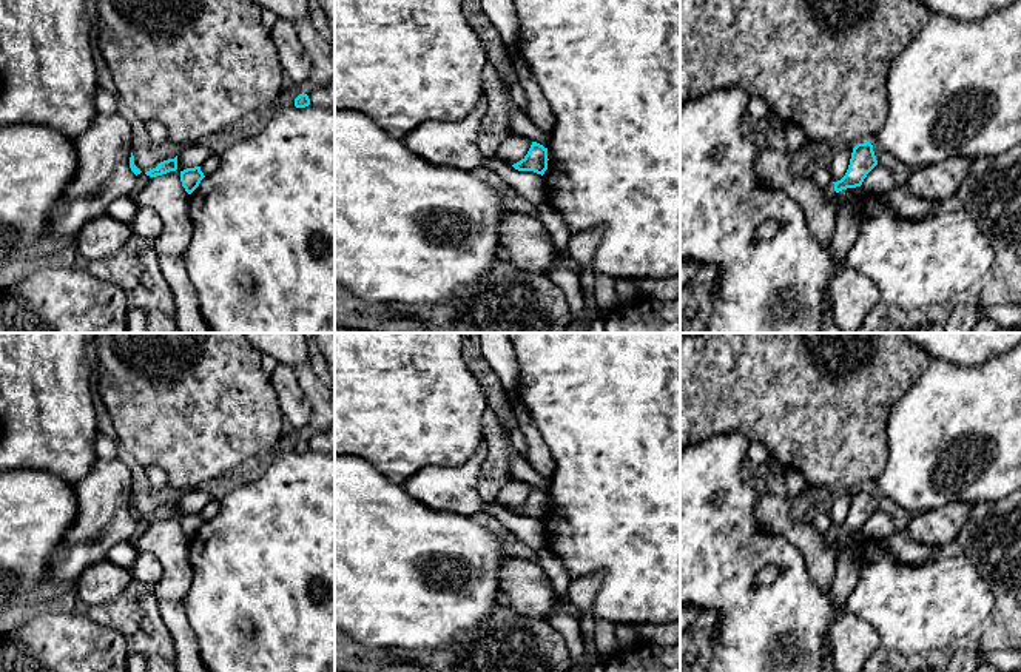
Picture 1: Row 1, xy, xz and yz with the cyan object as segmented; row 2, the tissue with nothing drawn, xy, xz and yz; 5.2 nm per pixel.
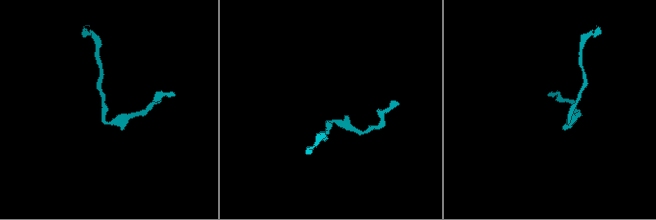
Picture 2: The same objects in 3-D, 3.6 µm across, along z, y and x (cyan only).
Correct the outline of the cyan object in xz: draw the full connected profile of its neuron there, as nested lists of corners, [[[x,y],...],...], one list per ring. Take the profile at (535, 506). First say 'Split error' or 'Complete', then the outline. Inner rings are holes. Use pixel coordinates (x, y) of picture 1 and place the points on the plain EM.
Complete. [[[532,487],[527,499],[512,512],[518,516],[534,516],[543,521],[548,515],[548,506],[548,493],[537,487]]]

